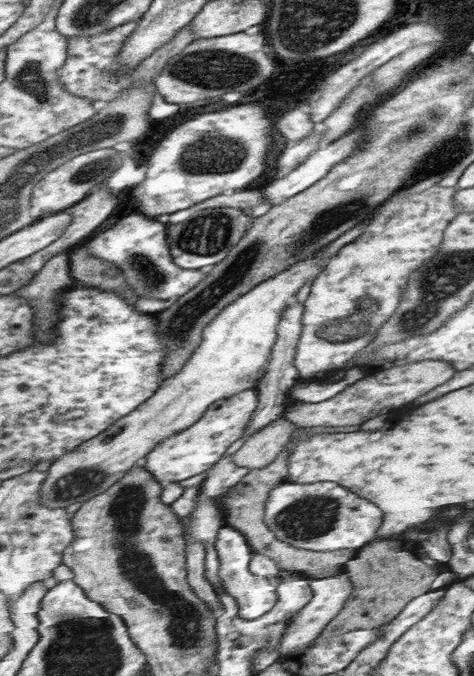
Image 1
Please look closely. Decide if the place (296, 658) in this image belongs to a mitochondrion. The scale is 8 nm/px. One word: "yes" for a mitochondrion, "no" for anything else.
no

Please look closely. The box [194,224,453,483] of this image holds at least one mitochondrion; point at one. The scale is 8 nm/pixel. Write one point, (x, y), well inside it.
(355, 324)

